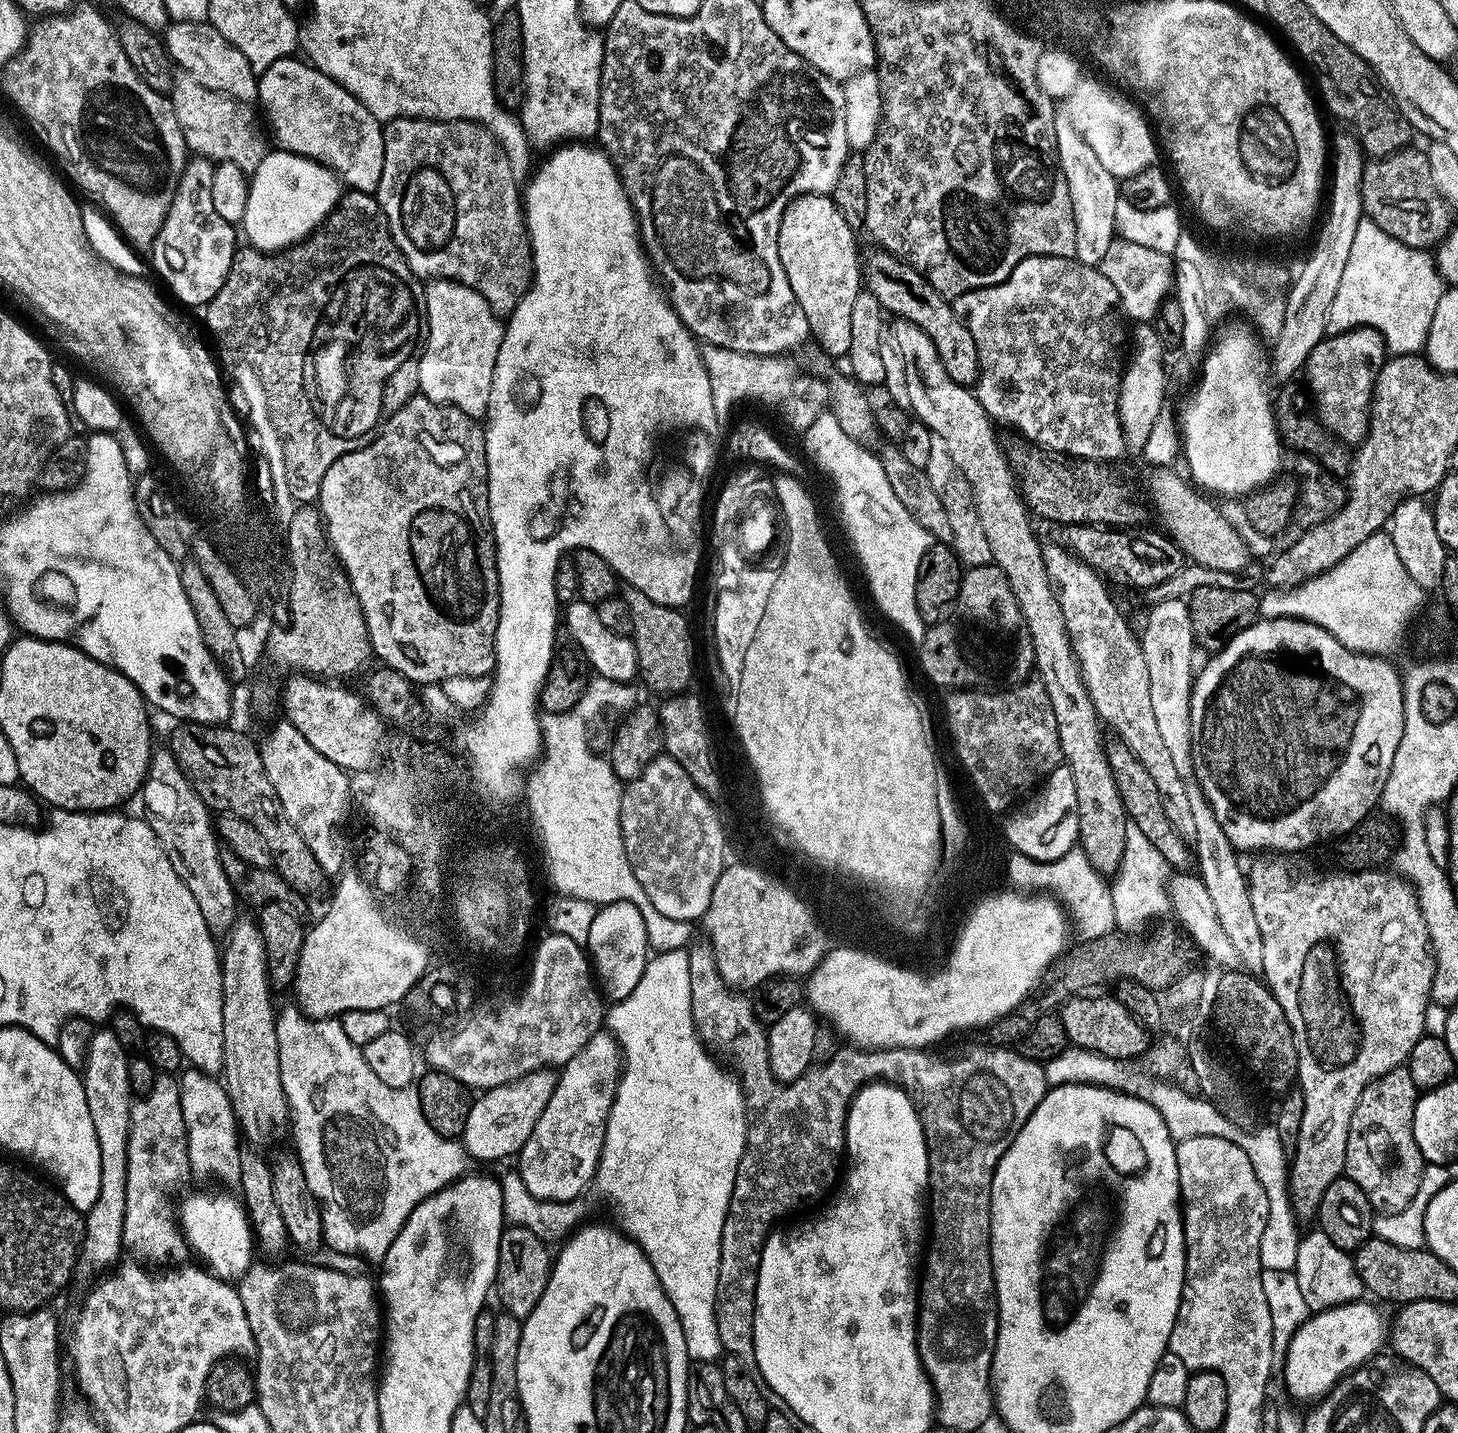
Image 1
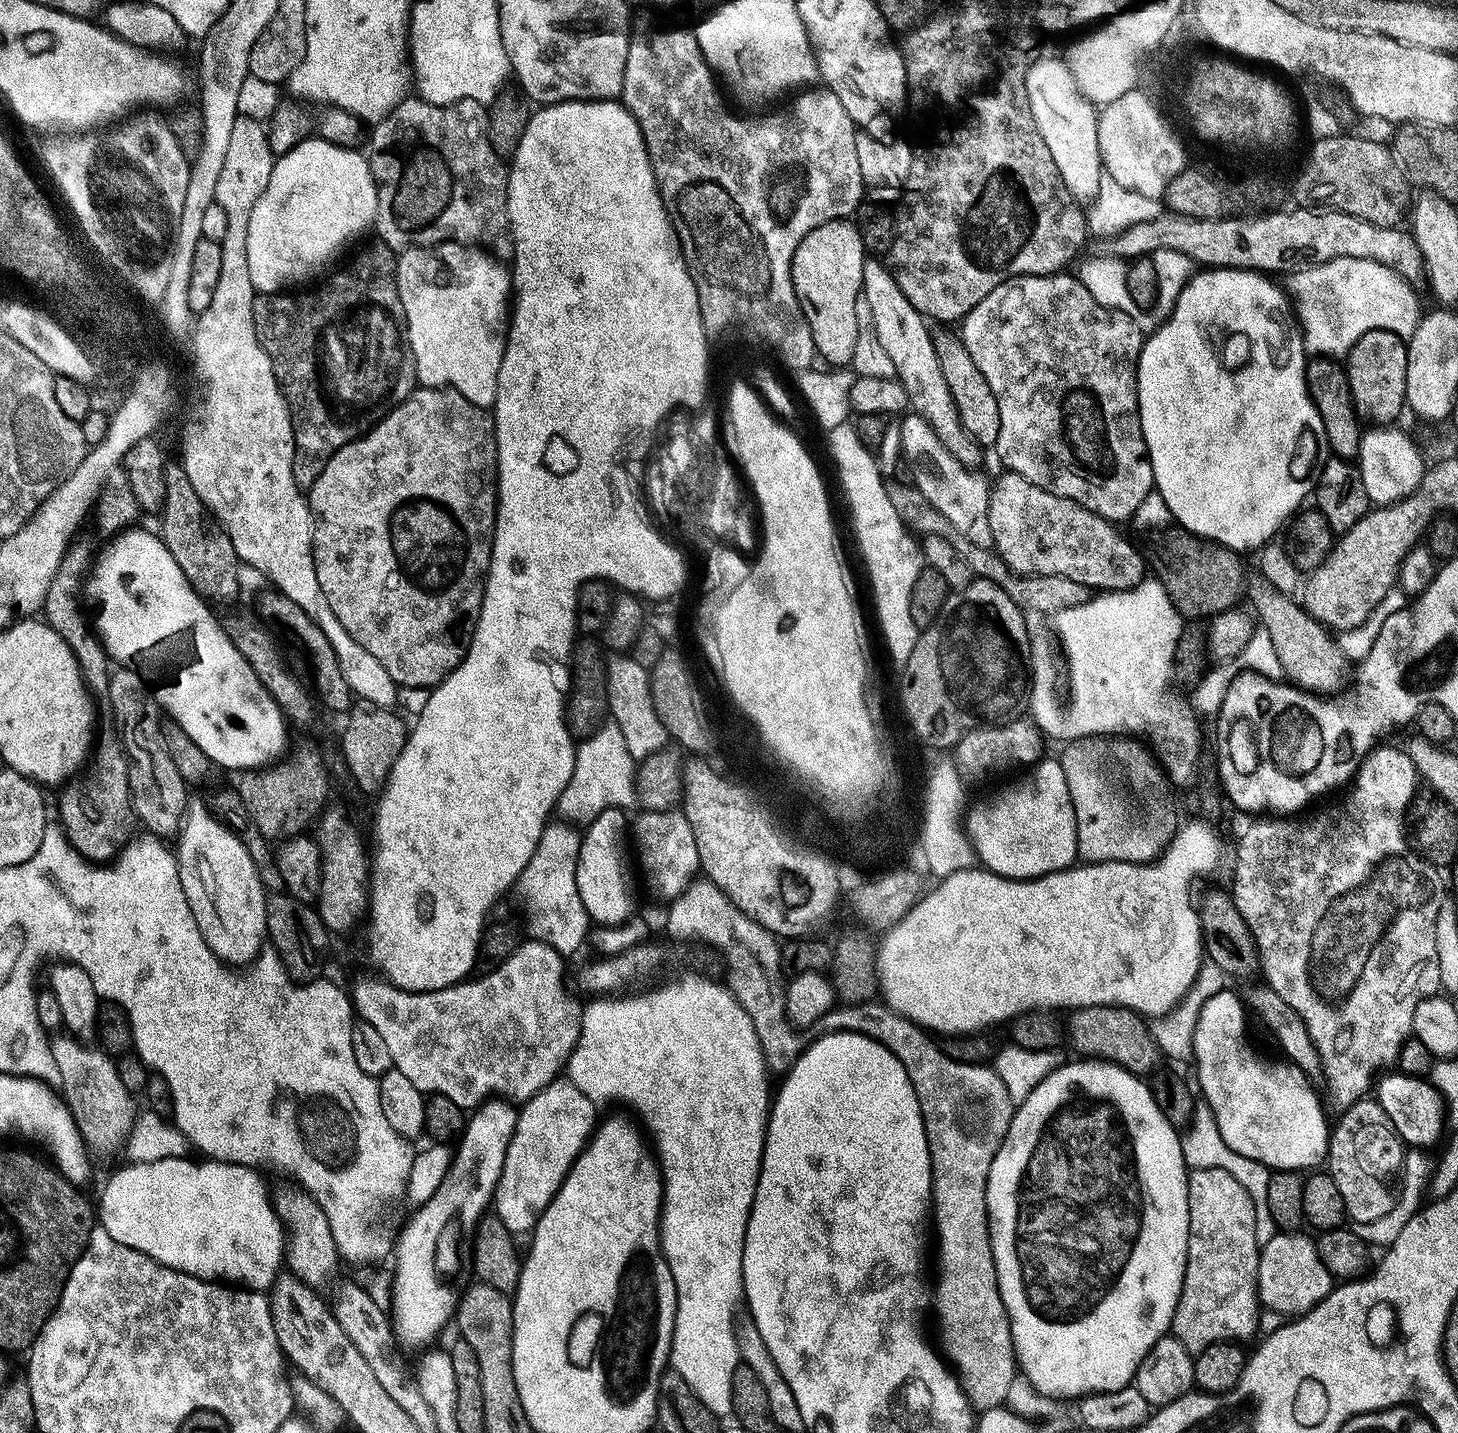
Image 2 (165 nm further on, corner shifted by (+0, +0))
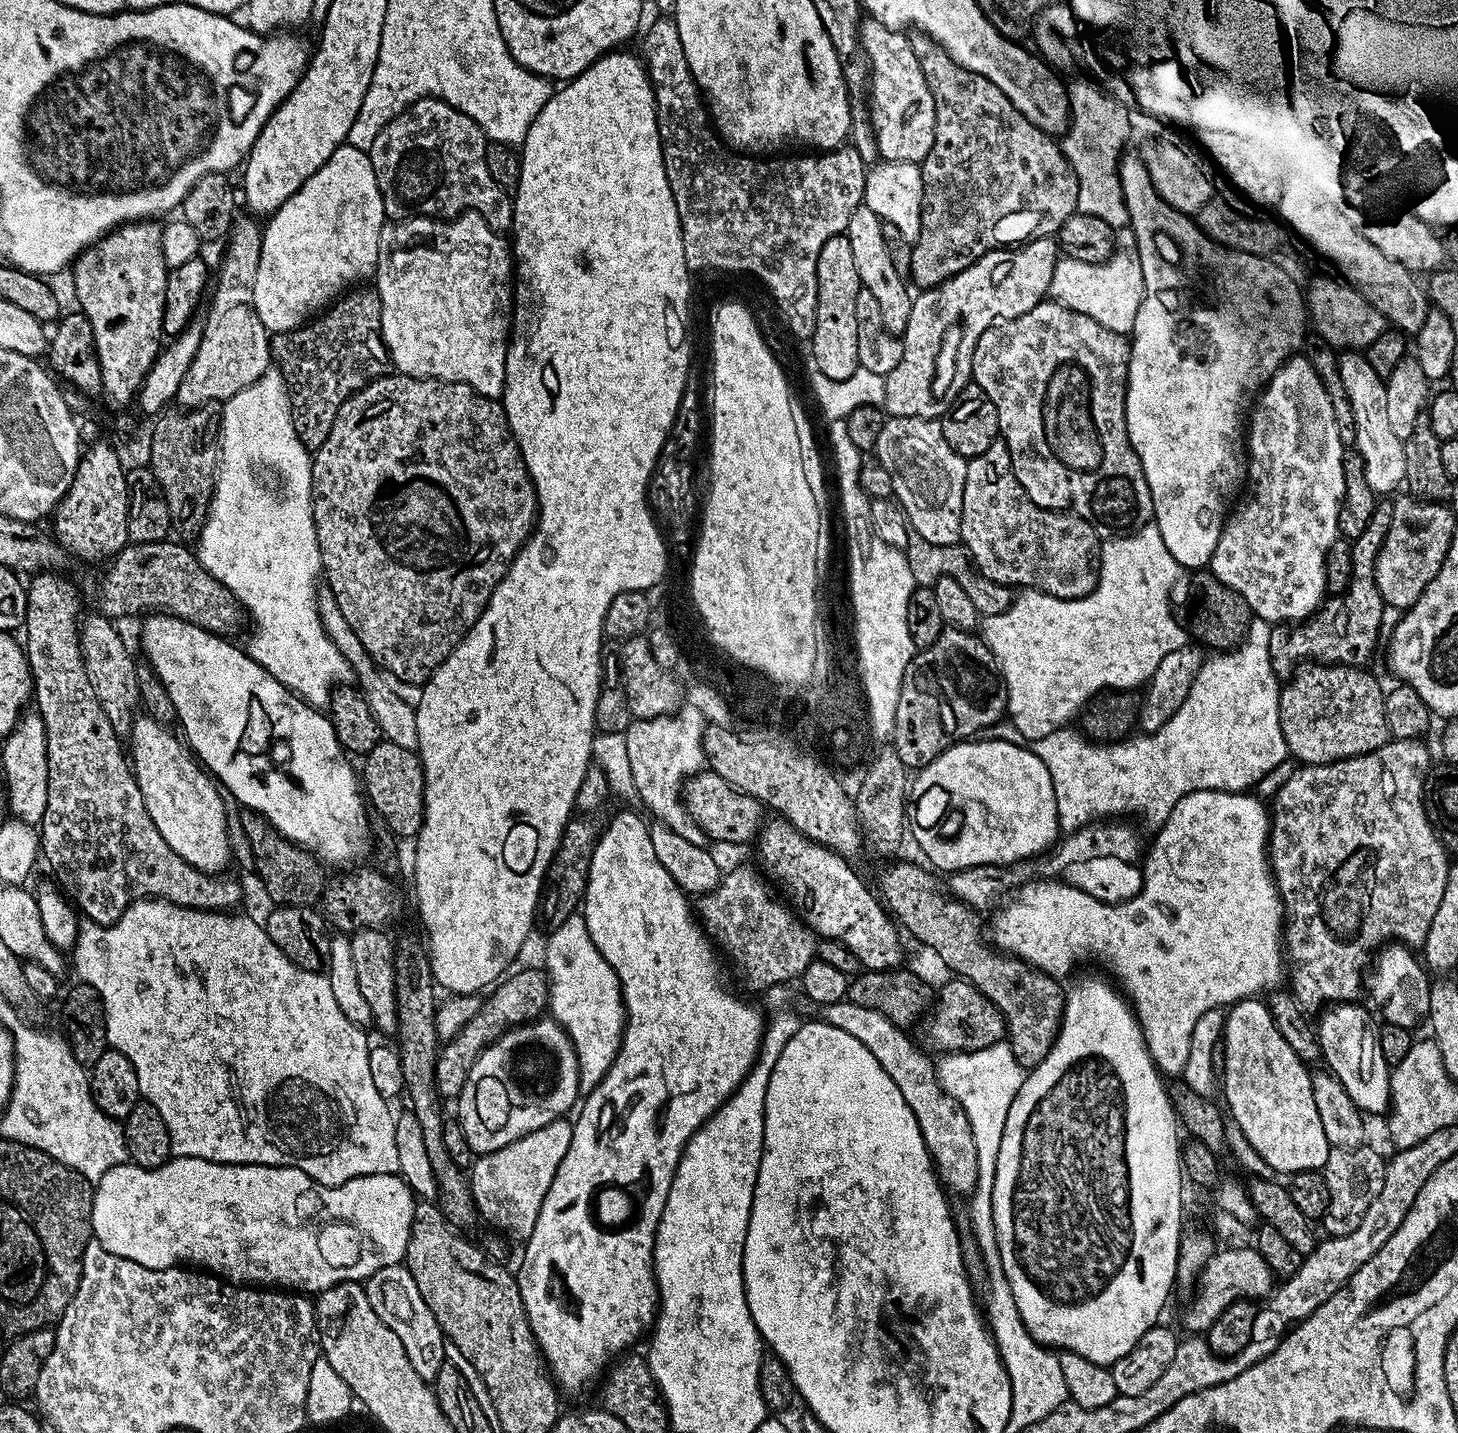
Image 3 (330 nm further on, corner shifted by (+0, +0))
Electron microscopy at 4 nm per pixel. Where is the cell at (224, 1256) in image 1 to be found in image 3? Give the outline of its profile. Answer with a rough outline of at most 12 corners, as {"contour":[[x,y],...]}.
{"contour":[[176,1156],[94,1184],[138,1266],[319,1294],[401,1263],[399,1173]]}

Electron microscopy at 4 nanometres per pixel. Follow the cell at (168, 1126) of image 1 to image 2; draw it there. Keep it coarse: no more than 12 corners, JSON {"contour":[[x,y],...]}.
{"contour":[[56,1034],[58,1088],[85,1143],[114,1151],[136,1116],[103,1048]]}

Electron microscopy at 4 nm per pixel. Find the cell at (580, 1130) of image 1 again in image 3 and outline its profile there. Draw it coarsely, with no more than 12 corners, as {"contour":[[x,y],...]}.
{"contour":[[561,1118],[481,1155],[477,1213],[526,1242],[566,1150]]}

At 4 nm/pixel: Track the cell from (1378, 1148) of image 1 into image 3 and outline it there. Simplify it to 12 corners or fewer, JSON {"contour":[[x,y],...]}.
{"contour":[[1329,1147],[1329,1237],[1350,1234],[1384,1185],[1385,1157]]}

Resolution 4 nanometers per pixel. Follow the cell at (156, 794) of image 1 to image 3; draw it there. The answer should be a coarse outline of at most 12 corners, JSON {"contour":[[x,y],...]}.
{"contour":[[109,617],[81,621],[86,672],[114,726],[131,733],[137,661]]}

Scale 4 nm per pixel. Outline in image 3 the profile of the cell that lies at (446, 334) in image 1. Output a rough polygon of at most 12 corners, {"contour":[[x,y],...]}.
{"contour":[[471,210],[385,223],[399,375],[504,395],[514,256]]}

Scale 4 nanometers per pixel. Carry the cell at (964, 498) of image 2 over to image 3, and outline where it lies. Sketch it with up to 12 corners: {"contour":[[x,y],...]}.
{"contour":[[885,419],[875,463],[911,531],[960,544],[968,460],[939,419]]}

